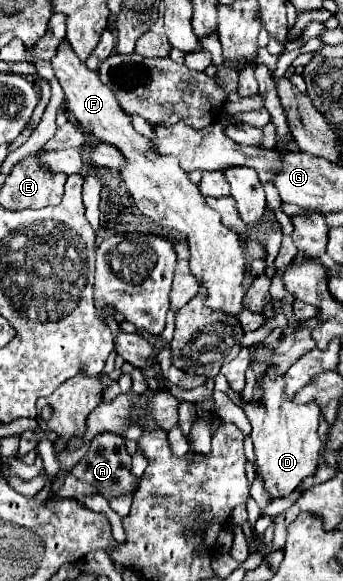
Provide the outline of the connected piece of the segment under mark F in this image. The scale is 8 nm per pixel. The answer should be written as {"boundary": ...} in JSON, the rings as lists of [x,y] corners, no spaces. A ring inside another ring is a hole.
{"boundary":[[[61,40],[51,62],[55,76],[63,86],[67,108],[73,112],[77,122],[97,140],[117,146],[129,160],[129,166],[121,172],[121,176],[141,214],[187,236],[191,250],[191,272],[203,280],[203,286],[207,288],[207,306],[213,310],[227,310],[227,314],[237,316],[243,308],[245,296],[245,290],[241,288],[245,248],[239,234],[221,224],[221,216],[207,206],[203,194],[195,184],[191,184],[175,156],[157,154],[153,146],[149,146],[149,140],[133,130],[131,118],[119,106],[113,90],[99,80],[95,70],[87,68],[67,40]],[[159,174],[163,174],[163,178]]]}

